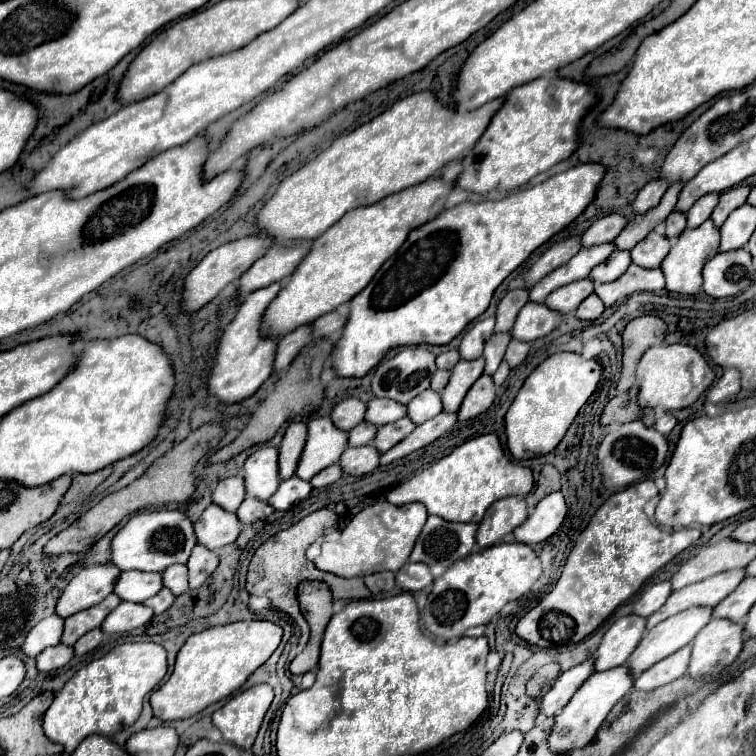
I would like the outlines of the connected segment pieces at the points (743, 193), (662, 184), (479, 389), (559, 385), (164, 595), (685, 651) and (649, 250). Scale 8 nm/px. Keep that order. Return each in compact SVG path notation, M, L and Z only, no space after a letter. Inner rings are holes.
M735 186L735 188L731 188L731 190L727 190L727 192L721 194L719 204L717 204L717 208L713 210L713 214L711 214L711 220L715 222L717 228L727 220L727 216L729 216L735 208L739 208L741 204L745 204L749 192L751 192L751 186Z
M655 178L655 180L647 182L647 184L639 190L639 194L637 194L635 202L633 202L633 208L643 214L643 212L647 212L649 208L657 206L659 200L661 200L661 196L665 194L667 186L669 186L669 182L667 182L665 178Z
M483 374L475 386L471 386L471 390L467 392L461 408L459 408L459 420L469 420L479 416L481 412L485 412L495 400L495 384L493 378L489 374Z
M559 352L541 362L517 392L505 414L507 446L515 460L549 454L565 436L581 406L597 388L601 366L595 360L583 360L573 352Z
M163 588L163 590L161 590L157 596L149 598L145 604L147 604L147 606L151 606L155 614L161 614L161 612L165 612L165 610L167 610L167 608L173 604L173 600L175 600L175 594L173 594L171 590Z
M691 644L683 646L681 650L673 652L671 656L659 660L657 664L653 664L651 668L647 668L645 672L641 672L635 678L635 688L639 690L655 690L667 682L673 682L675 678L683 676L689 668L689 660L691 660Z
M651 232L647 234L647 238L643 238L631 248L631 258L635 264L643 268L659 268L669 250L671 250L669 238L659 232Z

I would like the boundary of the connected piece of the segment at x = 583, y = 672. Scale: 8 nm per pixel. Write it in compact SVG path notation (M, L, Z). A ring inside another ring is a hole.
M585 660L579 666L569 668L567 672L563 672L557 682L551 686L551 690L543 696L543 704L541 704L541 714L543 716L555 716L561 708L565 708L565 704L573 698L573 694L581 688L581 684L595 672L595 660Z

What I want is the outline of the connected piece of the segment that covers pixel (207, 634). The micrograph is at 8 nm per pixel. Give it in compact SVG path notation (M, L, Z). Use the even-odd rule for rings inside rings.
M263 620L213 626L189 636L177 652L173 674L149 698L153 714L159 720L185 720L231 696L275 652L281 636L283 628L279 624Z

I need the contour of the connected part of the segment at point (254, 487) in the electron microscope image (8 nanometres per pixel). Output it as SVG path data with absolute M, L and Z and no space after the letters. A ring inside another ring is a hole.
M263 446L245 460L245 488L247 496L269 500L279 488L279 450Z

